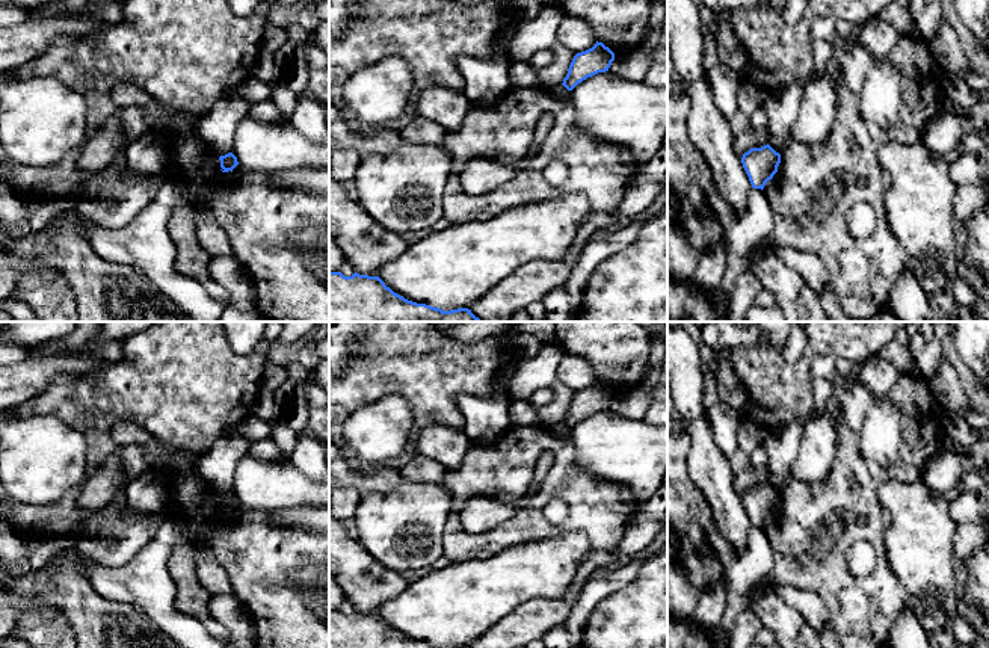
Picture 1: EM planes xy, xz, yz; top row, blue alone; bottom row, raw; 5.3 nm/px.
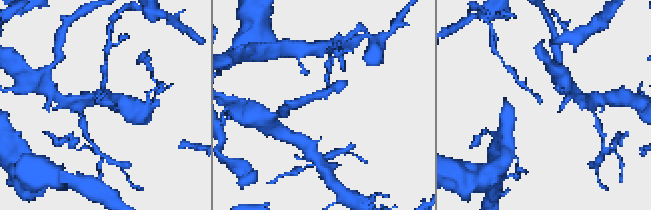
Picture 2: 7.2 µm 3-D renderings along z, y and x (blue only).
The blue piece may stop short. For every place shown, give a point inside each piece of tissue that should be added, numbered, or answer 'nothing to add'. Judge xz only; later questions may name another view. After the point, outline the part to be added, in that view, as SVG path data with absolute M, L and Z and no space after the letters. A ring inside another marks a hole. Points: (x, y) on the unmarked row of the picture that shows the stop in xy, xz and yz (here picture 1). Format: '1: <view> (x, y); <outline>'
nothing to add

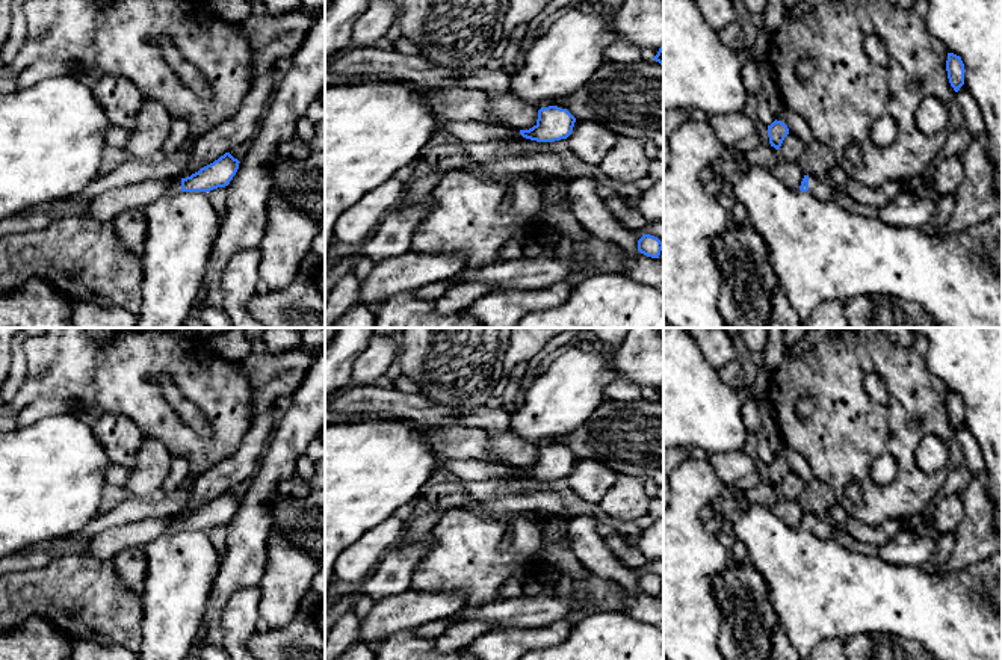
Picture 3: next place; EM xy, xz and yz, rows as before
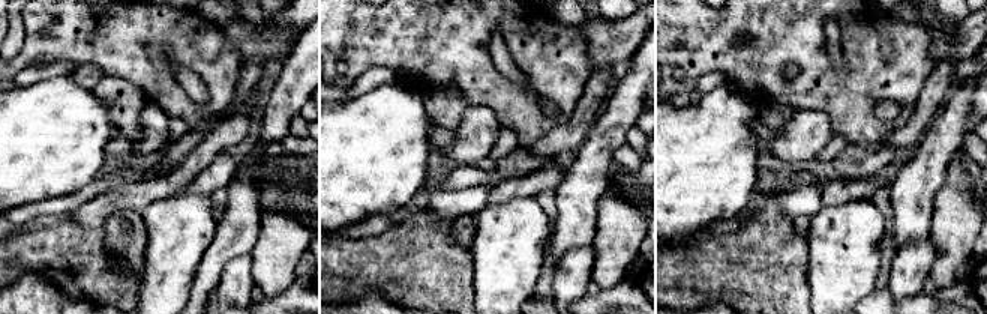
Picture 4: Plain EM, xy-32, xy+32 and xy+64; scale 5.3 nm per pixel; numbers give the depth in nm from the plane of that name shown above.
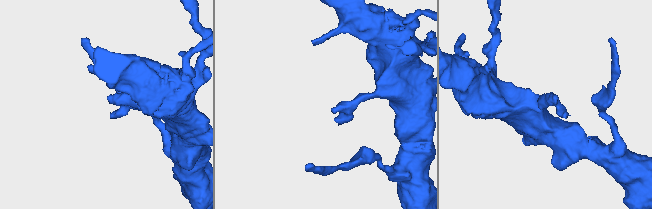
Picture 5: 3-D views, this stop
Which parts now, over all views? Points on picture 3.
1: yz (819, 527); M809 514L809 529L806 530L819 539L831 539L836 532L836 526L831 521Z

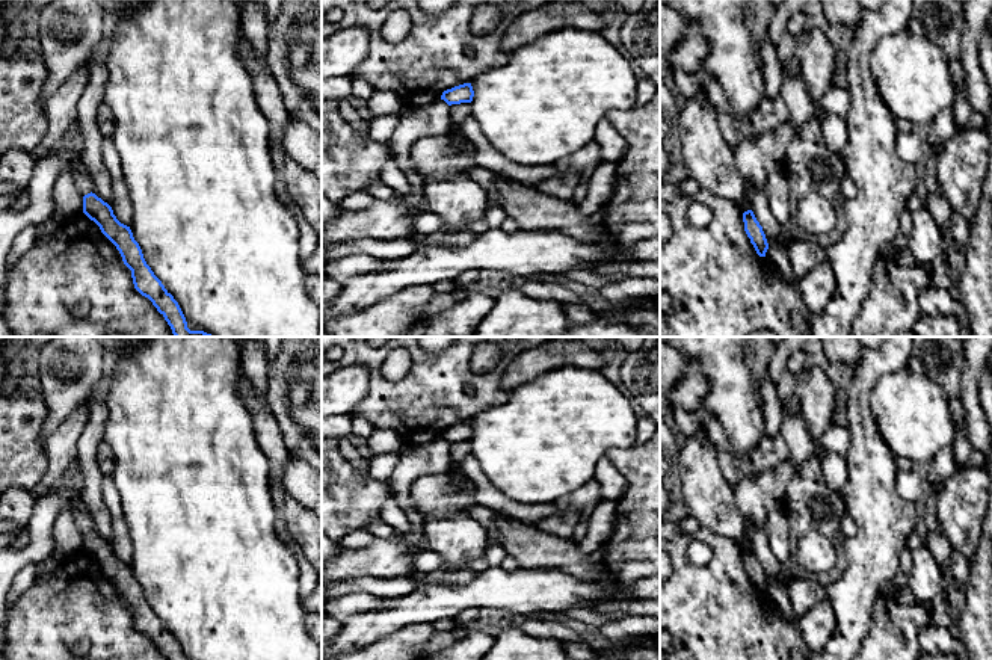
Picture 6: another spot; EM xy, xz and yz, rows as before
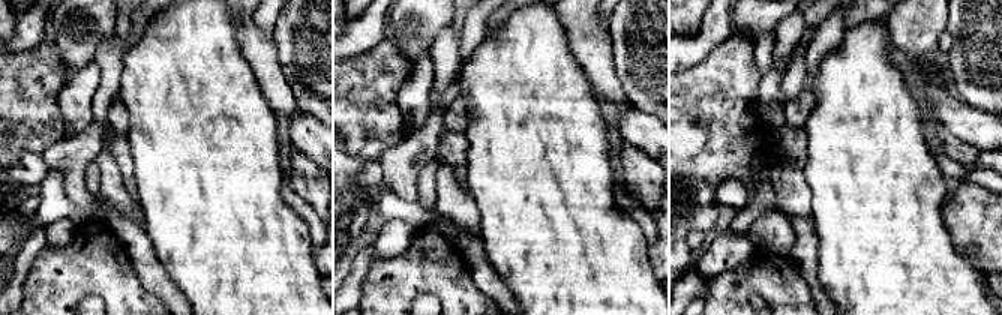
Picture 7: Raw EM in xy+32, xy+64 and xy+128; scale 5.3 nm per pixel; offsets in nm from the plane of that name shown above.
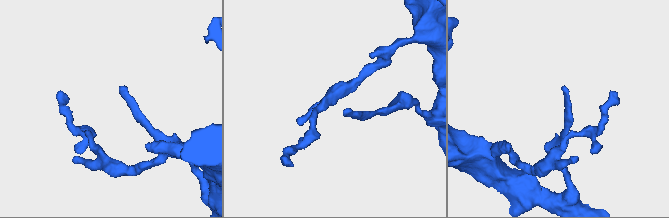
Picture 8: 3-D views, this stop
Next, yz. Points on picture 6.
nothing to add

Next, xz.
nothing to add

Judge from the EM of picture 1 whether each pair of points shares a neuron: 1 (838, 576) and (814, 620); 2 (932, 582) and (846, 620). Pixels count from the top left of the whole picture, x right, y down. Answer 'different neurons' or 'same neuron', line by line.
1: different neurons
2: different neurons

